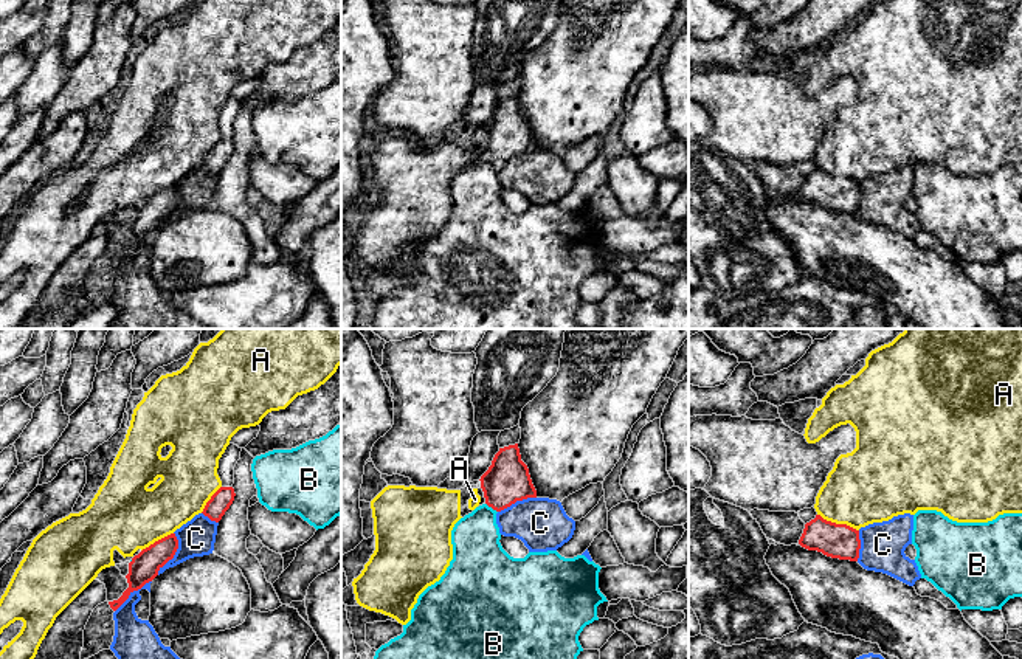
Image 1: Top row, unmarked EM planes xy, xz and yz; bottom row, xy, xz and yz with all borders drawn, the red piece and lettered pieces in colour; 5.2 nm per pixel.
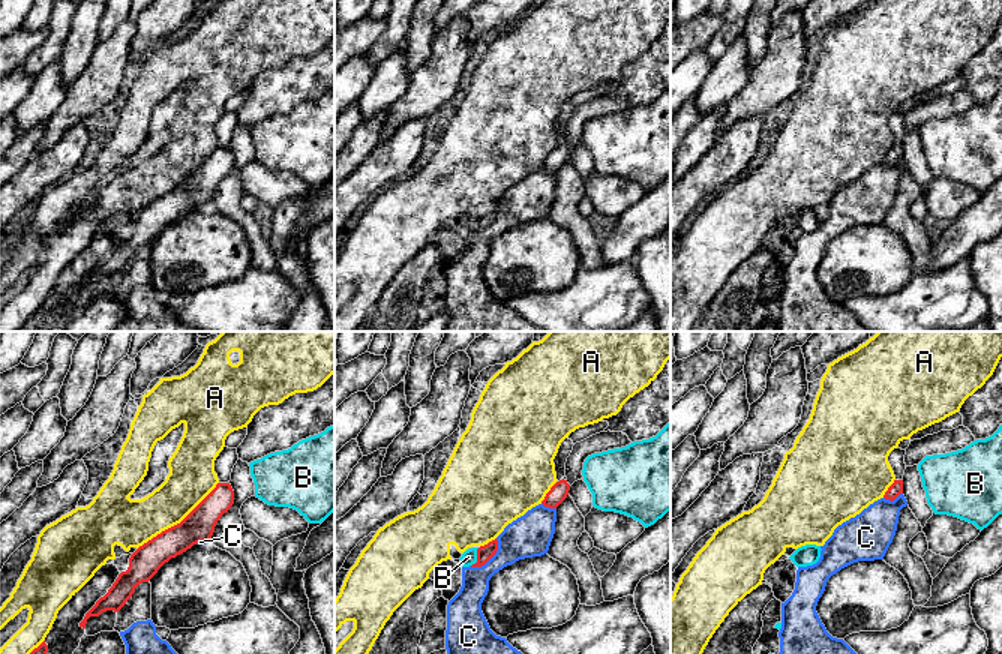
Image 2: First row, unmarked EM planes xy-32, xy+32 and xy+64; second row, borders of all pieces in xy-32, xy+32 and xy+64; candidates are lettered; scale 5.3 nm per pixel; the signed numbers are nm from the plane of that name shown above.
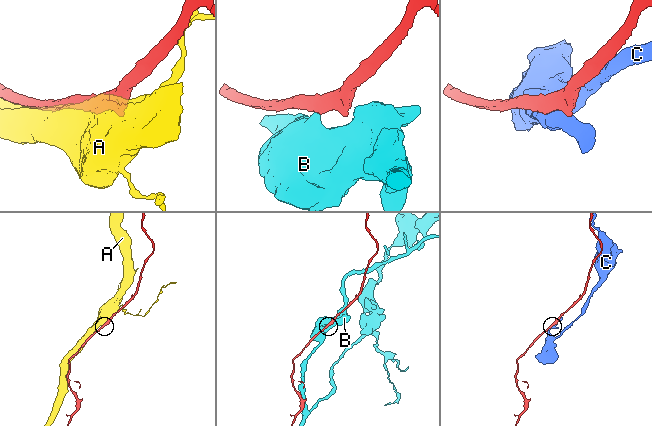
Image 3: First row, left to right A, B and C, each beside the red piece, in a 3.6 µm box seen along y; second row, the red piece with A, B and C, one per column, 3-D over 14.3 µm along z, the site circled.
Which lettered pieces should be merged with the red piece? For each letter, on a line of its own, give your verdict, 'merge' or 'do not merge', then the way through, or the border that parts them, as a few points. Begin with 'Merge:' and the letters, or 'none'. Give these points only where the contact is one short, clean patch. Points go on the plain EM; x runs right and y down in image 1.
Merge: none
A: do not merge
B: do not merge; border along xz (486, 155), (497, 165)
C: do not merge

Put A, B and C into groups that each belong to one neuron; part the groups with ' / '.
A / B / C

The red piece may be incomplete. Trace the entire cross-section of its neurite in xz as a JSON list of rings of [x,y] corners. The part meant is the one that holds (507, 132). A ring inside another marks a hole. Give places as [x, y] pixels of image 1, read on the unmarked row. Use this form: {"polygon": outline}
{"polygon": [[[518,96],[499,101],[479,133],[485,157],[496,164],[510,160],[516,154],[537,150],[529,121],[521,113]]]}

